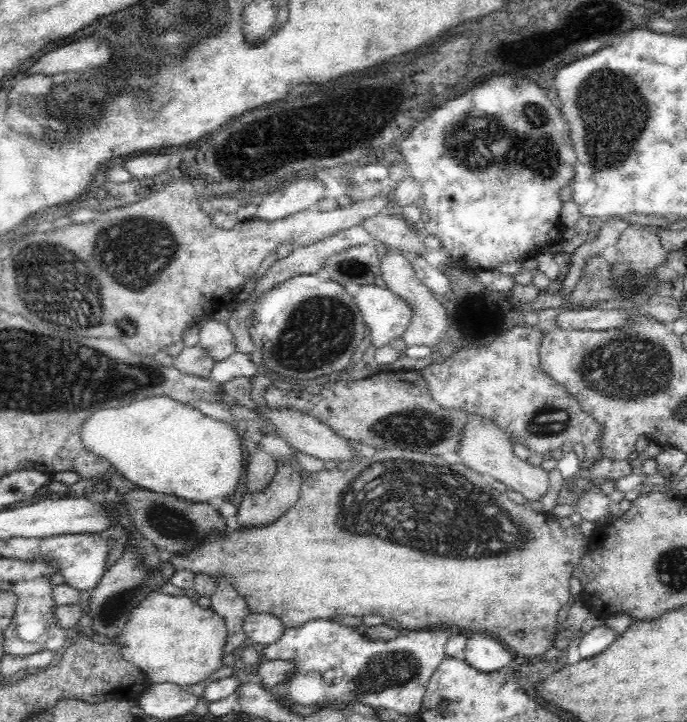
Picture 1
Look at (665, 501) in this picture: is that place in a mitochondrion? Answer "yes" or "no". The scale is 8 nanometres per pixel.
no

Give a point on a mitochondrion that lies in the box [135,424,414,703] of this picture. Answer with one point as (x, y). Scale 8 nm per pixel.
(172, 525)

